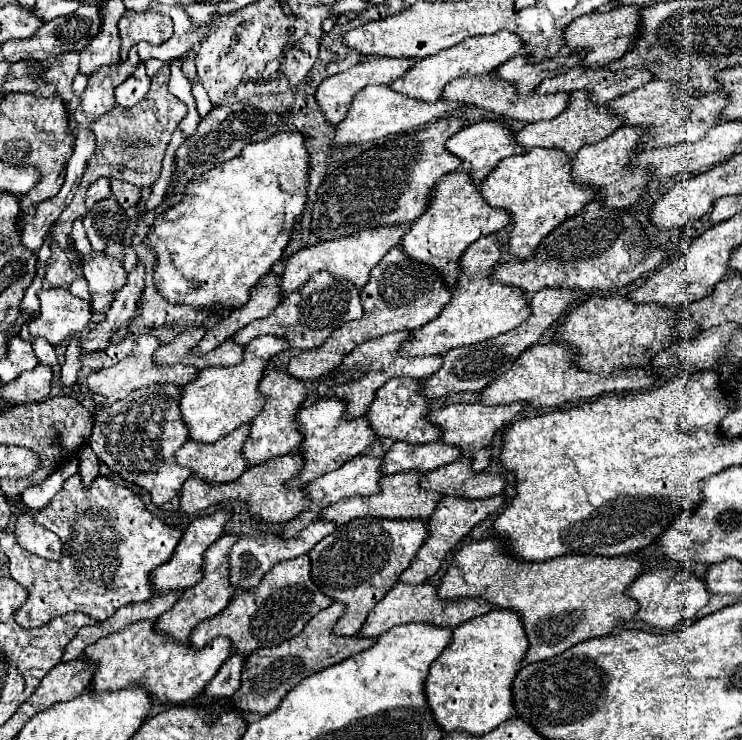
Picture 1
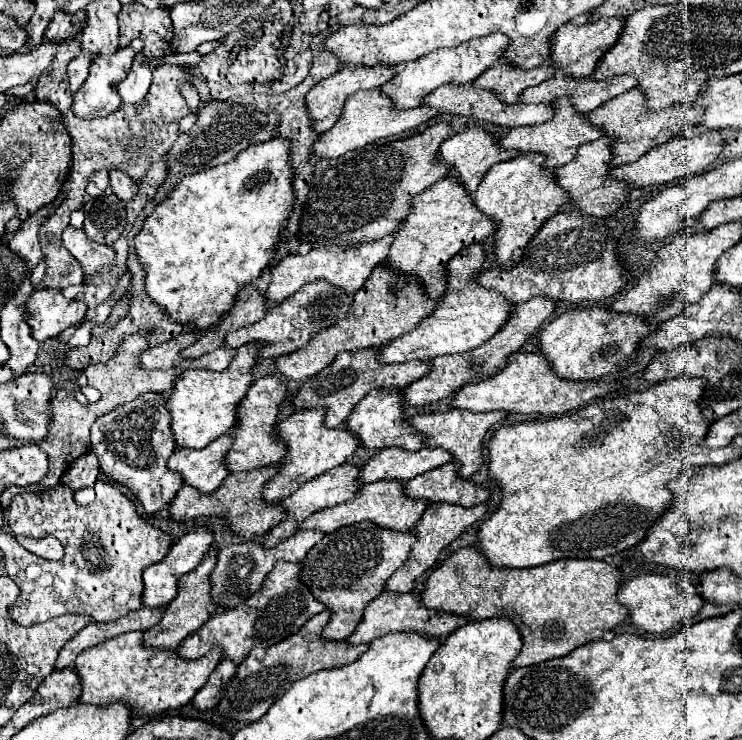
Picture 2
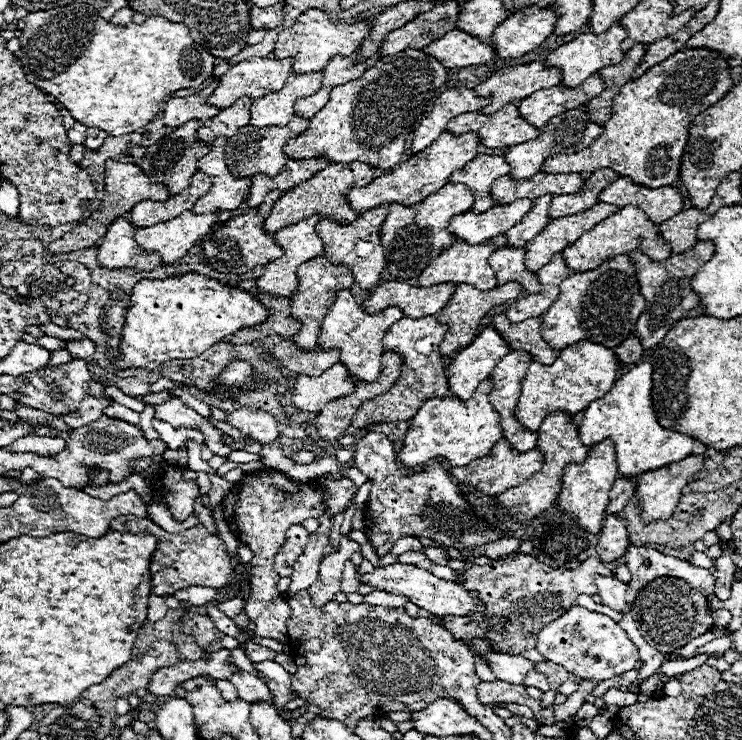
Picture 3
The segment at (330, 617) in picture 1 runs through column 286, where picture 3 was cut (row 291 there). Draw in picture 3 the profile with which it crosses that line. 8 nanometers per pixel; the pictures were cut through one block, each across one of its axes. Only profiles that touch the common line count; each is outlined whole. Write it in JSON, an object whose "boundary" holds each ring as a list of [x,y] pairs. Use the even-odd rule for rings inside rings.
{"boundary":[[[698,242],[694,248],[690,248],[682,254],[672,254],[664,262],[652,262],[648,256],[644,256],[640,252],[628,254],[630,262],[636,268],[636,276],[638,276],[642,296],[648,302],[644,312],[640,314],[634,330],[632,330],[632,334],[636,334],[640,338],[640,344],[644,346],[644,350],[650,350],[658,342],[662,342],[662,338],[668,334],[668,330],[678,320],[686,318],[692,310],[698,308],[700,298],[692,292],[690,280],[692,280],[692,274],[696,274],[696,270],[712,258],[712,254],[714,254],[714,244],[712,242]]]}

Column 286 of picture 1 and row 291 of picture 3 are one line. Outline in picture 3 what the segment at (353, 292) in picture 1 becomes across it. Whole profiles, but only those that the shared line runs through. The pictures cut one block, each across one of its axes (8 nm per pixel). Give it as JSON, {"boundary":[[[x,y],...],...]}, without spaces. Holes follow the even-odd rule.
{"boundary":[[[312,258],[308,262],[304,262],[304,266],[300,266],[298,270],[298,288],[296,294],[292,294],[292,304],[290,304],[290,316],[300,320],[300,330],[298,334],[292,338],[302,350],[314,350],[316,342],[318,342],[318,334],[322,328],[322,322],[328,314],[328,308],[334,304],[336,294],[340,290],[350,290],[354,284],[352,272],[344,266],[334,266],[330,264],[326,258]]]}

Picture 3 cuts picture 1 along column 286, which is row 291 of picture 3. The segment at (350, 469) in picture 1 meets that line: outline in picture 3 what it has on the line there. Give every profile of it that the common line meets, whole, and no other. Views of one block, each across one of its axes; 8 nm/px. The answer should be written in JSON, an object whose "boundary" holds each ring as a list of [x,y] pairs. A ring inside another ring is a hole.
{"boundary":[[[500,248],[490,256],[490,268],[494,270],[498,284],[520,282],[522,292],[536,294],[540,290],[540,282],[534,272],[528,272],[524,266],[524,248]]]}

